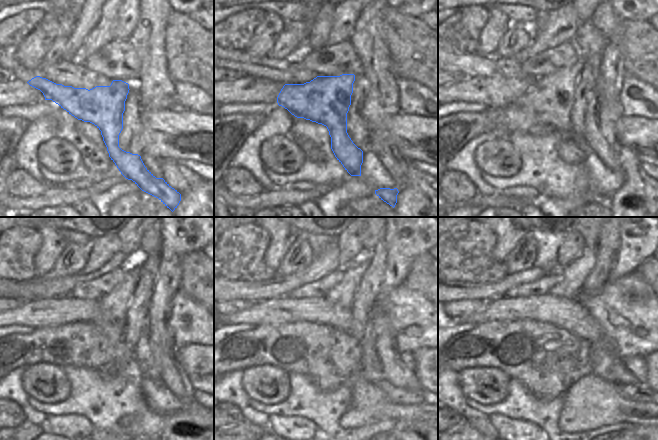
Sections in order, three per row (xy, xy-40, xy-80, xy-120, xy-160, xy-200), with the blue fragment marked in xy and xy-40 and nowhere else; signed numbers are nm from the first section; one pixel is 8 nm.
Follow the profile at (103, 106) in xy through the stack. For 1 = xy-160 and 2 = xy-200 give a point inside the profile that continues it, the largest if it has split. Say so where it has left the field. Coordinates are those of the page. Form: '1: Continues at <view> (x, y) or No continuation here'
1: Continues at xy-160 (343, 293)
2: Continues at xy-200 (574, 274).

